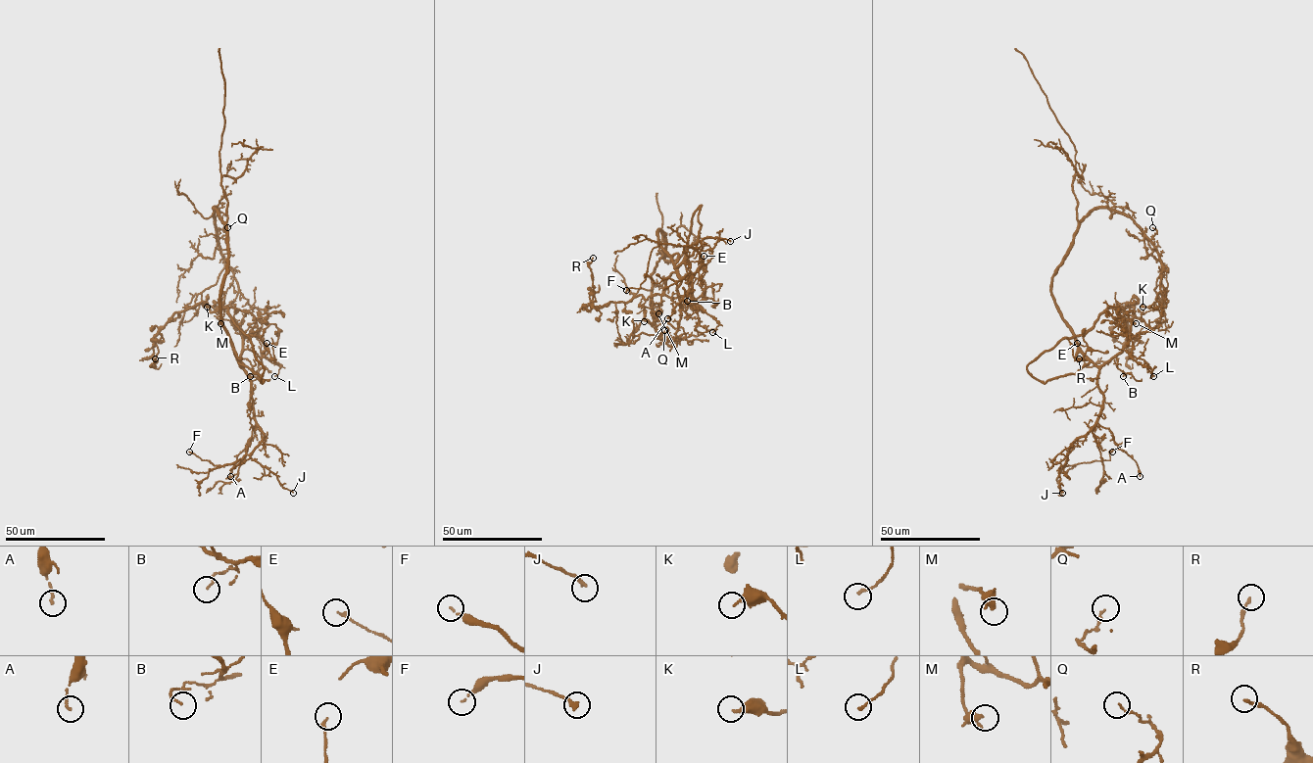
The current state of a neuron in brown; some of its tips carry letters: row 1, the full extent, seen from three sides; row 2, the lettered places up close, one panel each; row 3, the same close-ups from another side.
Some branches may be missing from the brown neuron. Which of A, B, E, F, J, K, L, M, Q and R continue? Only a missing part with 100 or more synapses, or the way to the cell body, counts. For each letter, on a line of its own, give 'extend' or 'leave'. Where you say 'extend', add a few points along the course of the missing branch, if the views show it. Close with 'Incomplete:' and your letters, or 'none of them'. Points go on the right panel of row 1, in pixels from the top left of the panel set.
A: leave
B: leave
E: leave
F: leave
J: leave
K: leave
L: leave
M: leave
Q: leave
R: leave
Incomplete: none of them

